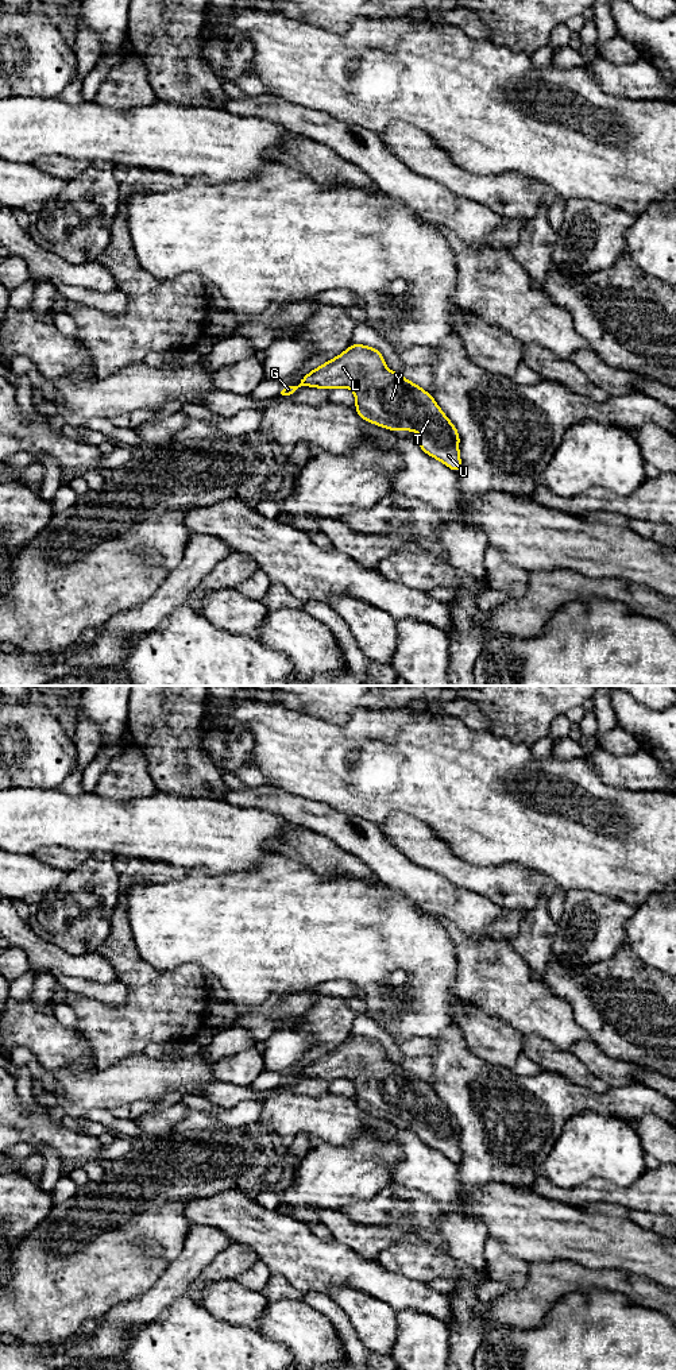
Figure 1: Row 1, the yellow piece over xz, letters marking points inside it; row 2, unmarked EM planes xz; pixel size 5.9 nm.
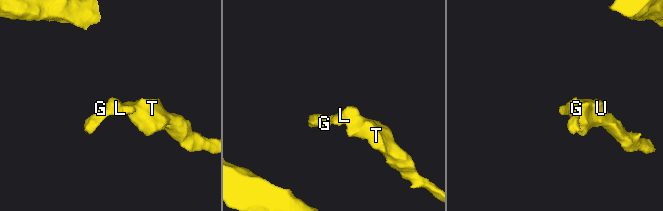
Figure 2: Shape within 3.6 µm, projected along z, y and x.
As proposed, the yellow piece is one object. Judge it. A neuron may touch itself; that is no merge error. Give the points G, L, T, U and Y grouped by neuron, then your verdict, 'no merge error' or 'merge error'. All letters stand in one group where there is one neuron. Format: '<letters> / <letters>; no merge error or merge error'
G L T U Y; no merge error

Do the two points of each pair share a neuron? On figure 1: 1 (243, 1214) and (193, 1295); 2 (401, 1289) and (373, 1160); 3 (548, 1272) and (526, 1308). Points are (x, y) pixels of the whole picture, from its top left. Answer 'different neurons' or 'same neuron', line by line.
1: different neurons
2: different neurons
3: same neuron

